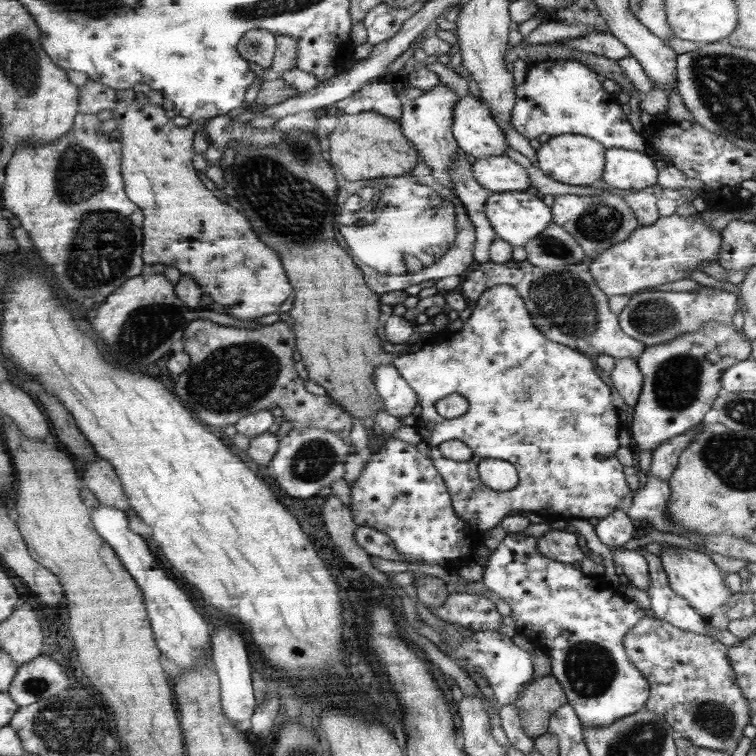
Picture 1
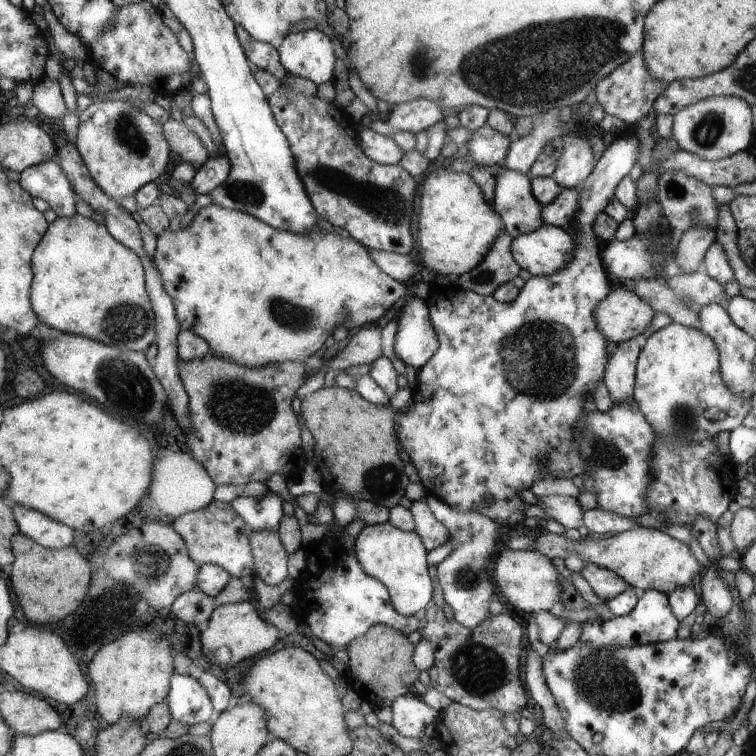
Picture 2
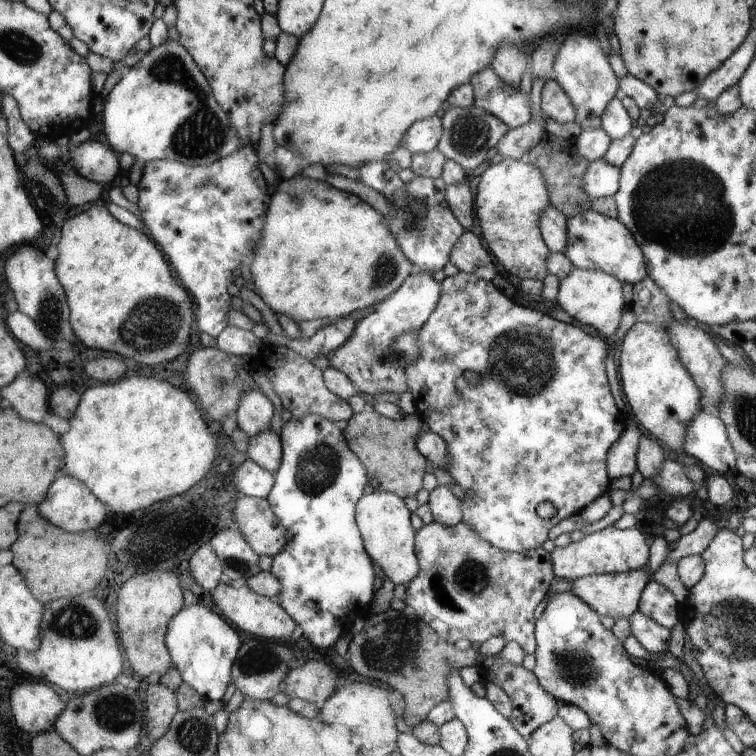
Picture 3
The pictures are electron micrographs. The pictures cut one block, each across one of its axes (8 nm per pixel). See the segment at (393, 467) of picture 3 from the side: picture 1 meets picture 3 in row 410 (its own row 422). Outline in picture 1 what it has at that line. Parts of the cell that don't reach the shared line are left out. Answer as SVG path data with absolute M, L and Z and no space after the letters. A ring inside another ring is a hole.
M313 130L289 132L278 147L251 148L236 154L230 166L232 186L240 200L240 208L258 208L252 214L252 222L256 222L260 238L264 238L264 242L268 242L267 245L276 250L283 261L283 266L285 268L288 266L287 277L291 285L296 286L294 306L288 314L294 320L293 329L299 343L297 353L306 366L310 380L323 386L327 394L331 395L352 417L363 420L373 444L386 437L382 430L375 427L373 419L376 411L385 412L374 382L375 369L380 365L388 365L394 356L383 350L383 343L376 336L380 316L378 294L368 290L360 268L352 262L352 256L346 250L338 248L340 244L334 240L332 220L336 214L338 182L332 172L331 163L322 157L322 153L320 140Z

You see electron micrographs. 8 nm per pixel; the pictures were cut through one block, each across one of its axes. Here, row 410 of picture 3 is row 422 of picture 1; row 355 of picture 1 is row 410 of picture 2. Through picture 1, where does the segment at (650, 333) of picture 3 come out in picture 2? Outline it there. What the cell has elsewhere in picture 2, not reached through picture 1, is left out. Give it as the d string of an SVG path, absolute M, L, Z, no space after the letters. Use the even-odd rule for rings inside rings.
M675 321L669 326L658 330L658 332L654 332L646 341L642 341L642 351L640 352L636 368L634 398L639 408L642 409L644 417L647 418L648 422L651 424L651 428L654 429L656 433L666 433L673 439L680 439L681 441L700 443L709 437L716 437L719 432L725 430L730 432L734 428L741 426L744 418L751 413L752 404L746 397L740 397L732 392L728 387L728 382L724 381L722 366L720 365L721 357L722 354L720 354L718 346L710 336L701 332L698 328L686 327L684 324L676 323Z

